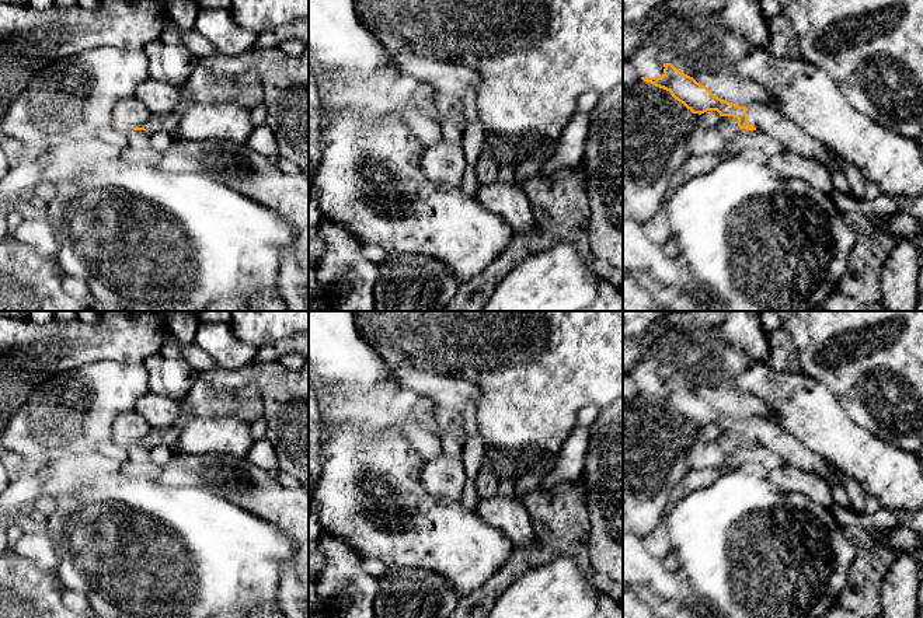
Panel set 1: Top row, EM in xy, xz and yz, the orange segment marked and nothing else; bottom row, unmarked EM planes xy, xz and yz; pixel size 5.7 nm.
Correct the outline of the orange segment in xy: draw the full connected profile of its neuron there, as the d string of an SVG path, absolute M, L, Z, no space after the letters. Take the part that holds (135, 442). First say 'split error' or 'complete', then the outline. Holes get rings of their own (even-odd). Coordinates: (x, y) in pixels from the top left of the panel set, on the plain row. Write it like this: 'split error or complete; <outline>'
split error; M132 412L118 416L111 433L118 444L128 447L147 444L154 432L140 415Z

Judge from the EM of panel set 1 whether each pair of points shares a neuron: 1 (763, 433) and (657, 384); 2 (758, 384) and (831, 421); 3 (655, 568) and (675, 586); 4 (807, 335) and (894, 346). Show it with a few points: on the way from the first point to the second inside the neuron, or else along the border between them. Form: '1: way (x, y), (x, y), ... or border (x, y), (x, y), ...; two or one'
1: way (737, 425), (700, 414), (683, 402); one
2: way (776, 388), (783, 393), (791, 393), (812, 414); one
3: way (659, 572), (671, 583); one
4: way (828, 335), (873, 335); one

